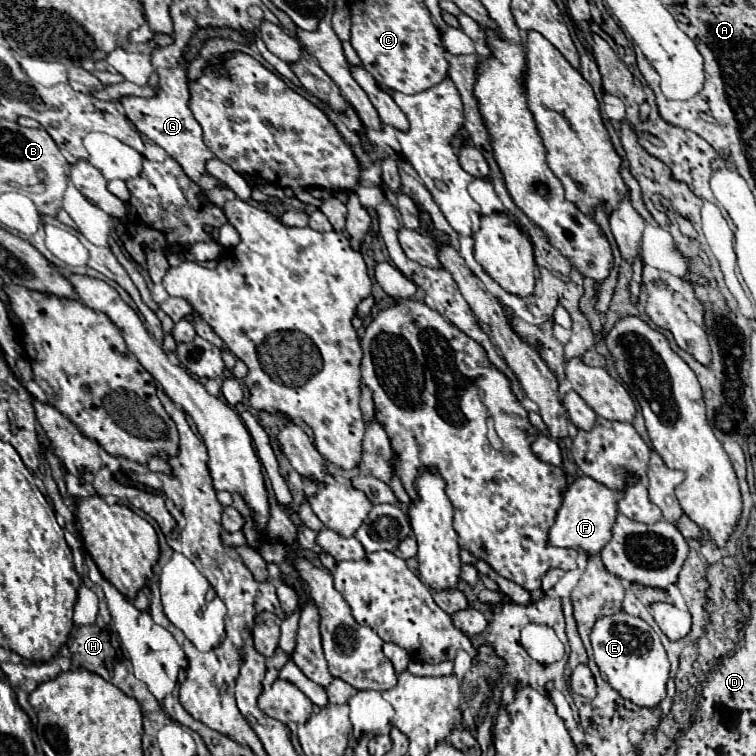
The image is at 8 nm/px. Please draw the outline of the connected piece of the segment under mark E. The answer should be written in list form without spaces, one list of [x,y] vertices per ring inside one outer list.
[[[624,610],[602,616],[596,620],[590,634],[594,660],[602,674],[606,674],[608,684],[626,700],[632,700],[638,706],[658,706],[666,696],[666,682],[670,672],[670,662],[666,650],[660,642],[660,636],[638,616],[630,616]]]

